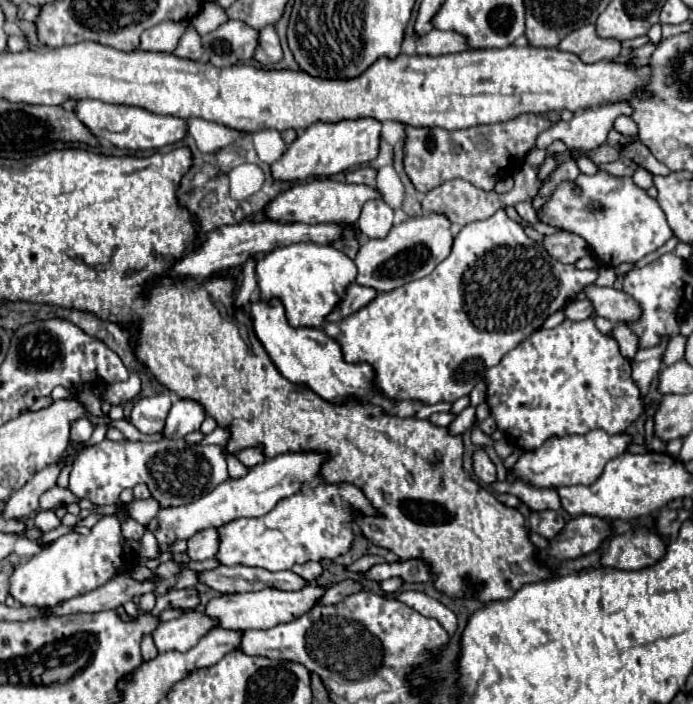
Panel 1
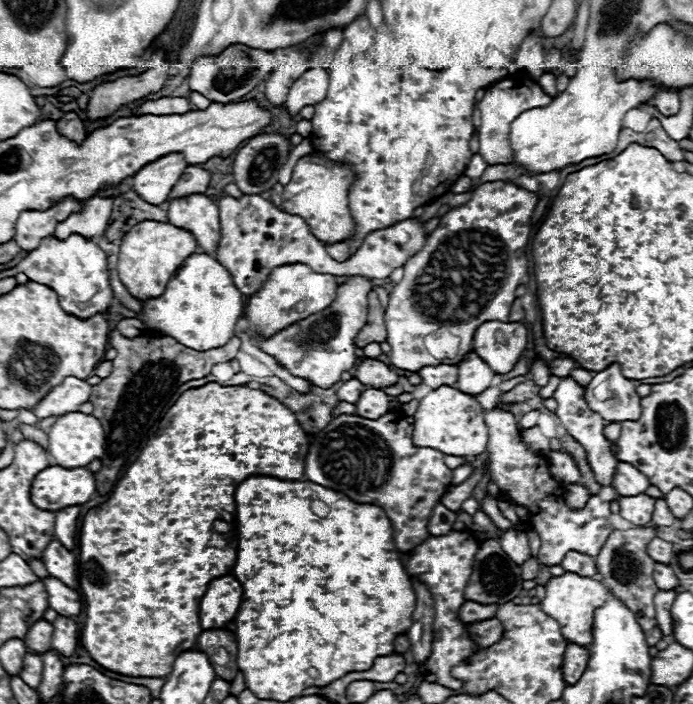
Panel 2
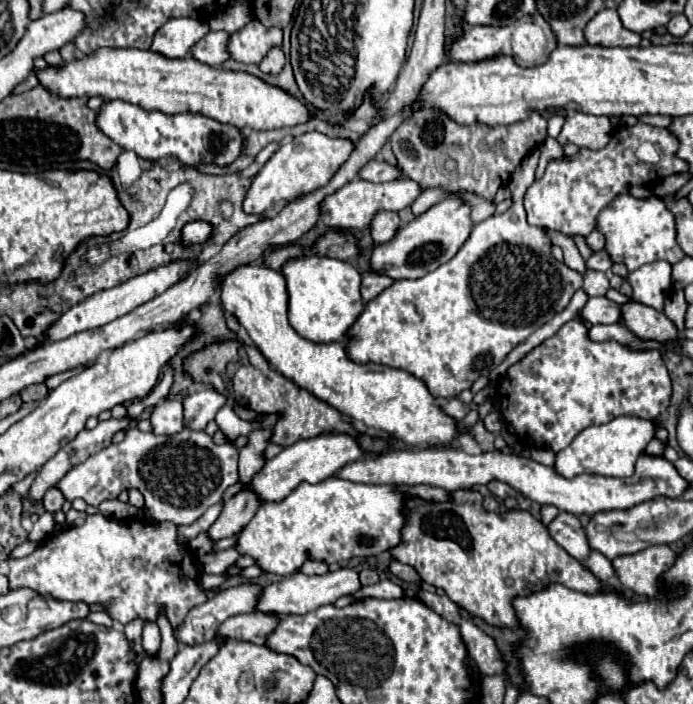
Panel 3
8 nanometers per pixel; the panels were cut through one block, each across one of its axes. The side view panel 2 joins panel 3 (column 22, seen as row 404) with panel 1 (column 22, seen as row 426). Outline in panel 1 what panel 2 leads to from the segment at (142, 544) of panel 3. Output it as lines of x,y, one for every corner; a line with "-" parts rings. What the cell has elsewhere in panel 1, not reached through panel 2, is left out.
112,516
100,518
88,536
78,532
66,534
42,548
28,562
14,568
10,578
10,596
26,606
56,606
68,598
88,594
96,590
96,586
112,580
124,562
134,562
132,556
126,556
122,542
124,536
120,532
120,522

